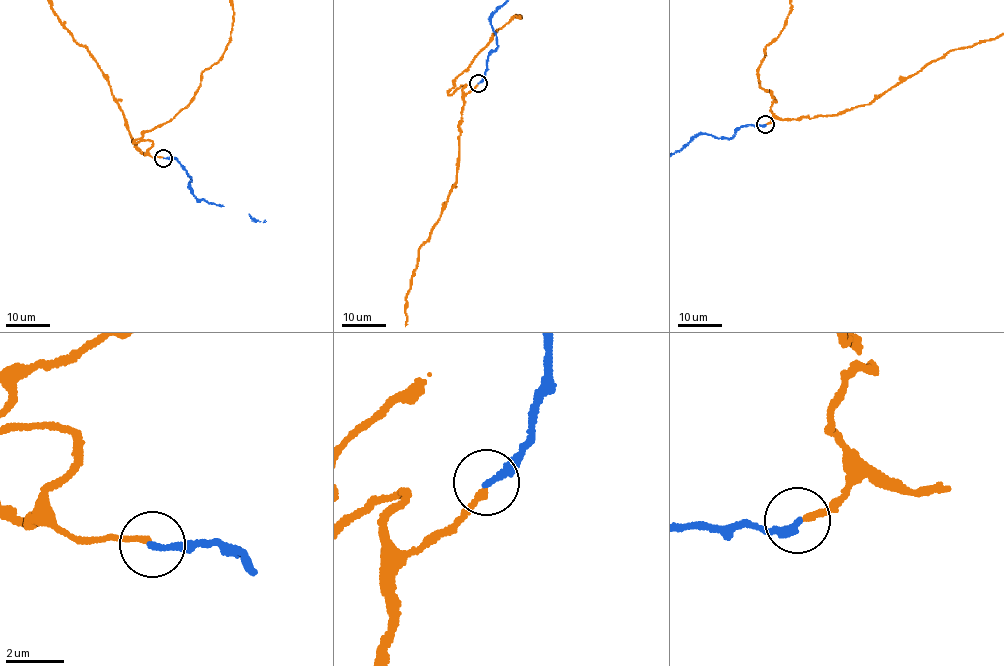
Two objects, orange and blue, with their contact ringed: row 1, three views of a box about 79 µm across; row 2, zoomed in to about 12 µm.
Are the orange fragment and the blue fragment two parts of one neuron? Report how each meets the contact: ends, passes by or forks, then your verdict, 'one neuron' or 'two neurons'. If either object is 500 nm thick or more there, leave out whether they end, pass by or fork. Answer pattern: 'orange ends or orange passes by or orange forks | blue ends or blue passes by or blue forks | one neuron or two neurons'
orange ends | blue ends | one neuron

